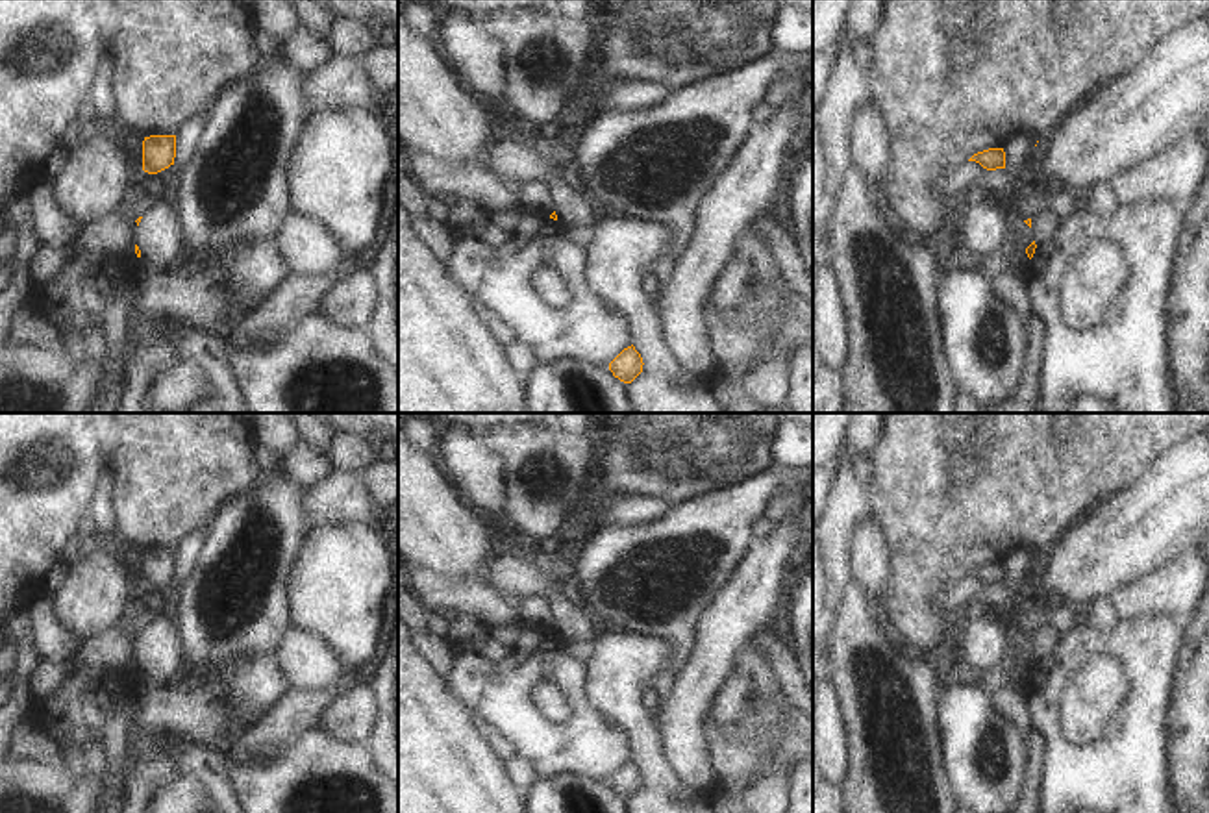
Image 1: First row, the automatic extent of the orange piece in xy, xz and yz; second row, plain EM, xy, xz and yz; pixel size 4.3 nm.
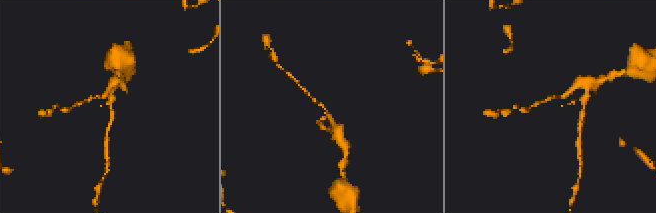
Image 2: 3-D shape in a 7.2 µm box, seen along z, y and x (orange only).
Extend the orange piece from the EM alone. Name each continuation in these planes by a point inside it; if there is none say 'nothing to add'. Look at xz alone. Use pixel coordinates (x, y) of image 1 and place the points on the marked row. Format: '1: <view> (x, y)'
1: xz (574, 210)

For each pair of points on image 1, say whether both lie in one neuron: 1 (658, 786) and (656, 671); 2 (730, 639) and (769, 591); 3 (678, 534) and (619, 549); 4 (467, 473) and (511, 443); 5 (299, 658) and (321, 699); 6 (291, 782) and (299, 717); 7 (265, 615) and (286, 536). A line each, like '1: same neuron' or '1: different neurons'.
1: same neuron
2: same neuron
3: same neuron
4: different neurons
5: different neurons
6: different neurons
7: same neuron

